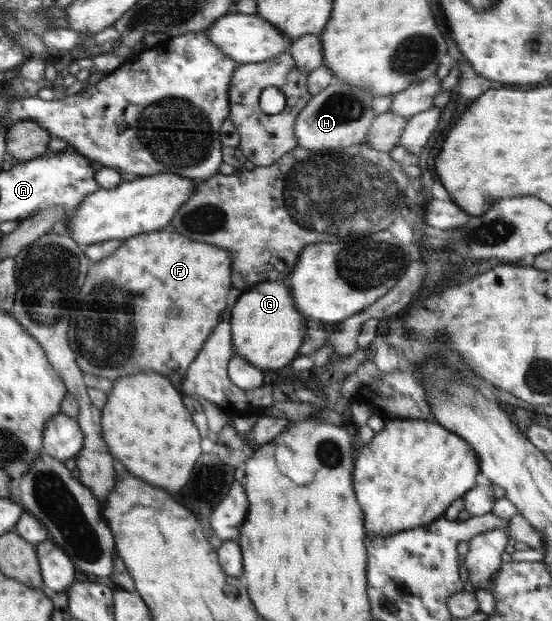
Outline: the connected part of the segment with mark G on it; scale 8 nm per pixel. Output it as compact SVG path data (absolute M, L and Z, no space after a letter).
M269 281L244 291L232 306L230 330L232 350L261 370L288 366L305 340L307 316L294 306L287 282Z

